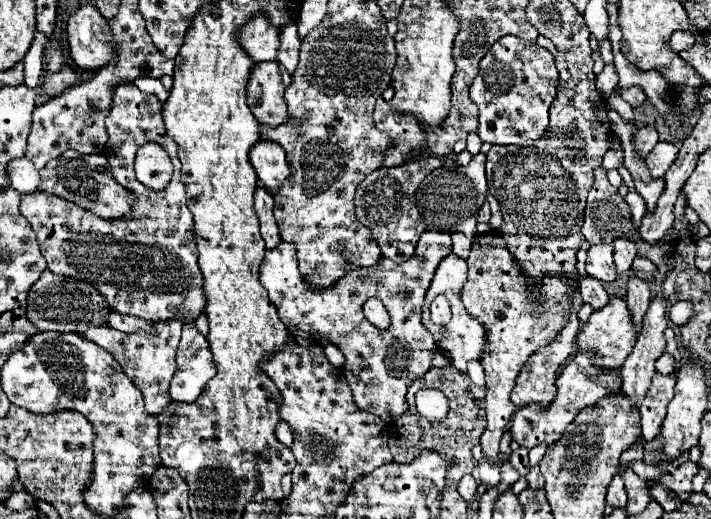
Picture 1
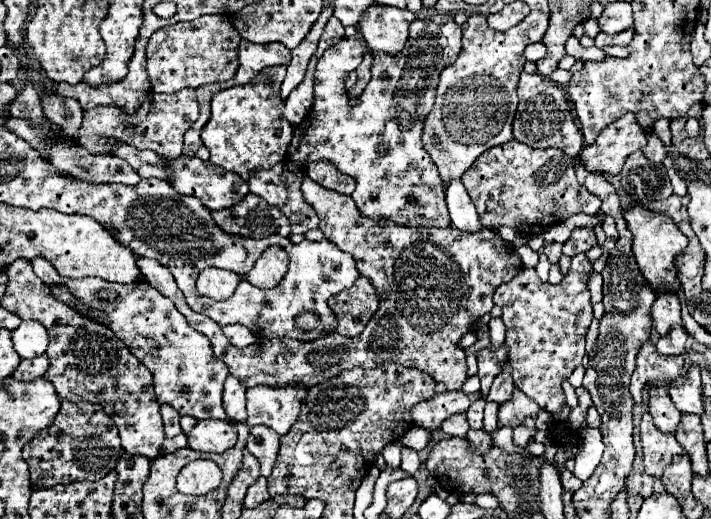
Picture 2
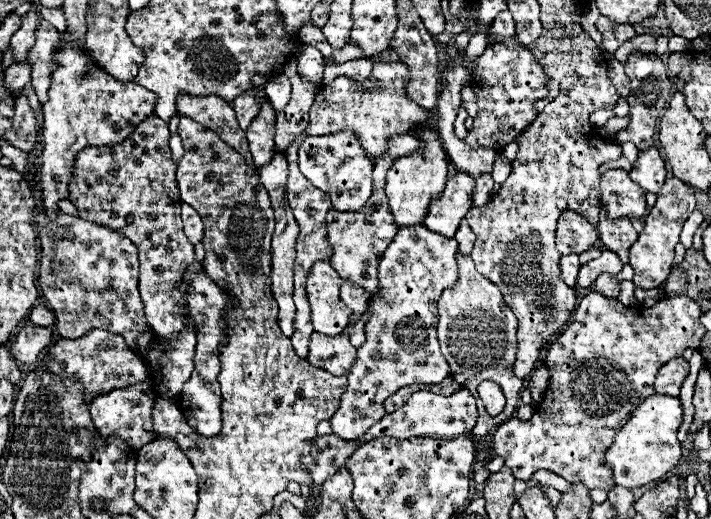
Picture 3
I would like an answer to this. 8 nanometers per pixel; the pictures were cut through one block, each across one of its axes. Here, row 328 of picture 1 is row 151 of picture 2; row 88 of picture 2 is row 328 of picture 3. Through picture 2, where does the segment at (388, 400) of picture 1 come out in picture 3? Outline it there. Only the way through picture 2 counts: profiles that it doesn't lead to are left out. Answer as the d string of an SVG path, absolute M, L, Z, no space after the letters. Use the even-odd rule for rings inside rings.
M414 224L400 228L394 242L384 252L380 266L378 266L378 292L370 300L370 318L366 322L366 342L358 348L356 362L348 374L348 388L342 396L340 408L330 420L332 432L342 440L356 440L366 434L372 424L380 422L386 414L384 400L410 384L440 384L444 378L450 376L448 362L440 354L440 346L436 340L436 300L440 292L456 282L456 240L440 236L424 224ZM316 262L310 268L306 296L310 298L312 324L316 332L336 336L350 324L352 310L342 300L338 300L340 284L342 278L328 262Z

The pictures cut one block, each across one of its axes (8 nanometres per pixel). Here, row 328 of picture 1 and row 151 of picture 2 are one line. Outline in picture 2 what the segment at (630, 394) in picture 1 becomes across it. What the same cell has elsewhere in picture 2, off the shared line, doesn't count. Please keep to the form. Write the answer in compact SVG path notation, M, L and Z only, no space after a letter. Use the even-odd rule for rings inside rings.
M650 132L648 134L648 144L642 148L644 156L650 158L652 162L662 162L664 156L666 156L666 150L664 150L664 144L662 140L656 136L656 132Z

